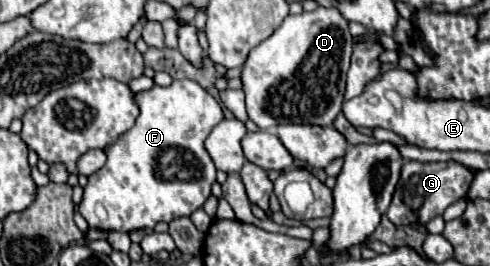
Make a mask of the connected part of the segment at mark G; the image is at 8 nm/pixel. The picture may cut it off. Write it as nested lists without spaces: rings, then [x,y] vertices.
[[[406,161],[402,167],[402,175],[400,175],[396,193],[386,211],[386,217],[394,225],[416,225],[416,223],[426,225],[432,217],[442,215],[448,205],[452,205],[454,201],[464,197],[472,179],[474,177],[468,171],[468,167],[464,167],[462,163],[456,163],[456,161],[446,161],[446,163]]]

